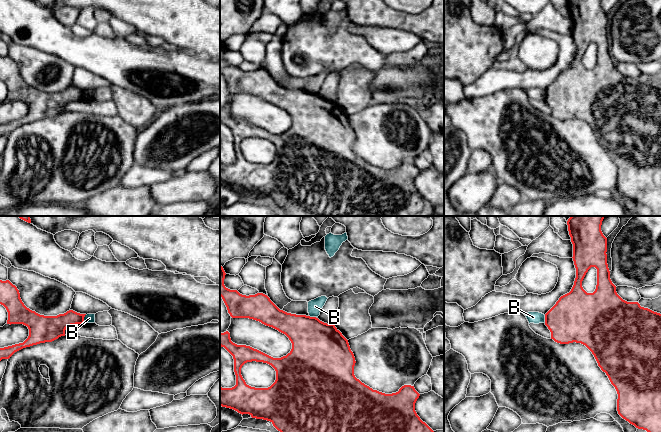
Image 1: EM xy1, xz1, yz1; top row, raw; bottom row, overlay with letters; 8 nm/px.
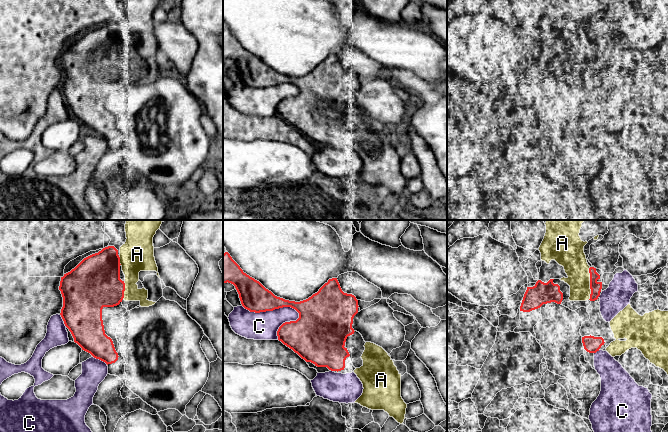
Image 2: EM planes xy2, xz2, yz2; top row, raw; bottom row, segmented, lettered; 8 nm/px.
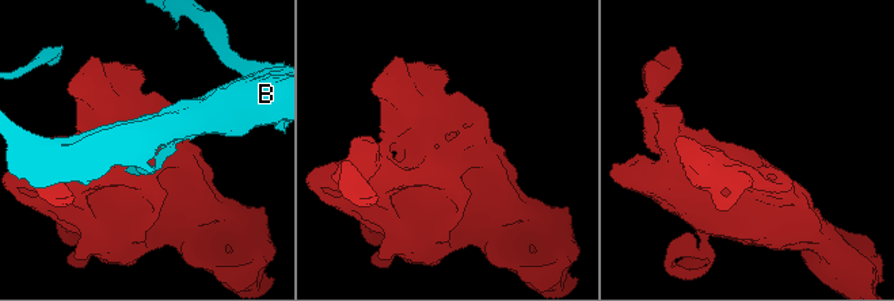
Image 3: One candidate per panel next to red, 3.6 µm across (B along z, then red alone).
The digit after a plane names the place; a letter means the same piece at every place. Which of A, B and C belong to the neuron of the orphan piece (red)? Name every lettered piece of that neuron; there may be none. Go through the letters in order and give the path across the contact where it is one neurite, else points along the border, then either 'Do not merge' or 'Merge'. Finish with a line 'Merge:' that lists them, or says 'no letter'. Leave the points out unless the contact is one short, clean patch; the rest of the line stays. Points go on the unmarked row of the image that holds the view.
A: Merge
B: Boundary: xy1 (85, 90), (84, 96), (86, 98). Do not merge
C: Do not merge
Merge: A

